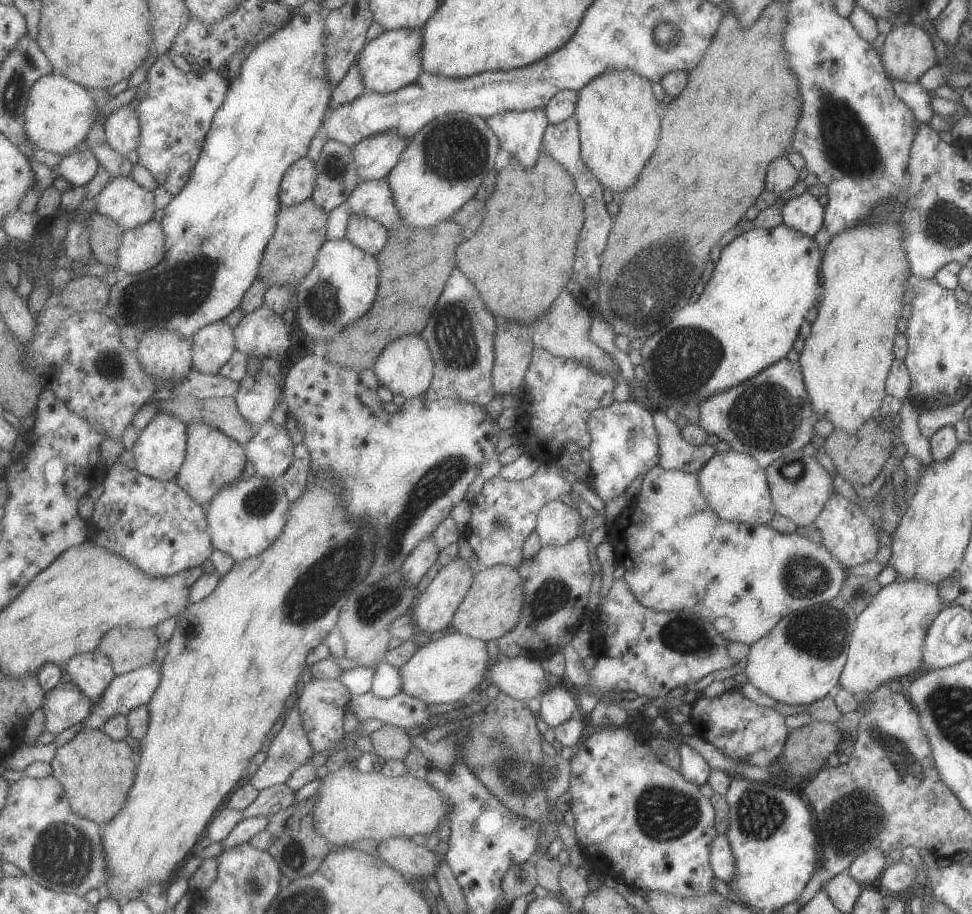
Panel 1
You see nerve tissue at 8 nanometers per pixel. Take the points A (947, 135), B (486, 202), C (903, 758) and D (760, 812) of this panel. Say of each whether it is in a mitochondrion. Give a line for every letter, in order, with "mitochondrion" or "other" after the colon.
A: other
B: other
C: mitochondrion
D: mitochondrion

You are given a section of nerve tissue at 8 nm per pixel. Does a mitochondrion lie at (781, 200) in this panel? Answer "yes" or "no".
no

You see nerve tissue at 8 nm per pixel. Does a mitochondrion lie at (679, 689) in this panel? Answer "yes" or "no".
no

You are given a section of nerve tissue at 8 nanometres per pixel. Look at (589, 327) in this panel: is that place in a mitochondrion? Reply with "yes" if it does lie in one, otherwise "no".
no

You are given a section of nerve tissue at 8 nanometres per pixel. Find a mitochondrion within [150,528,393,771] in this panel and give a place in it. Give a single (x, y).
(317, 591)

